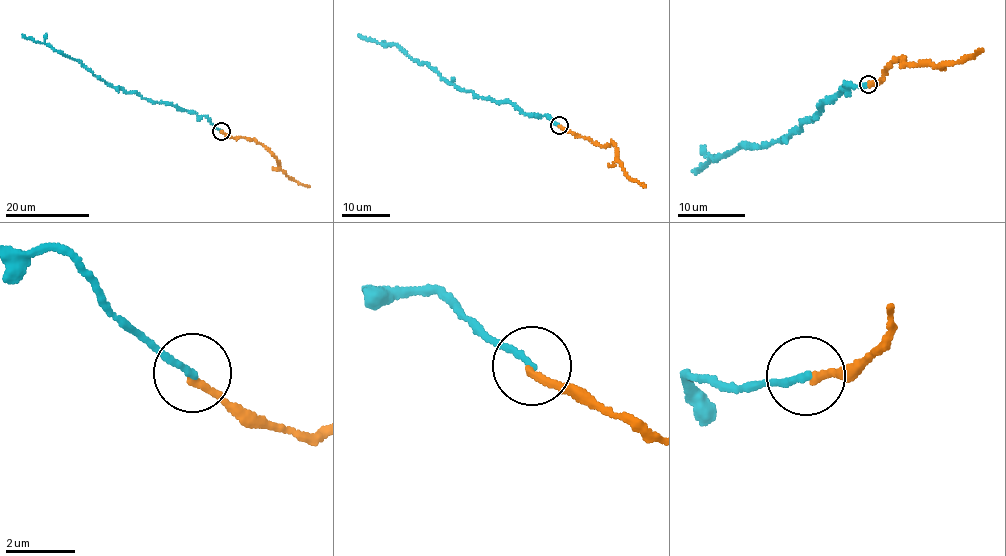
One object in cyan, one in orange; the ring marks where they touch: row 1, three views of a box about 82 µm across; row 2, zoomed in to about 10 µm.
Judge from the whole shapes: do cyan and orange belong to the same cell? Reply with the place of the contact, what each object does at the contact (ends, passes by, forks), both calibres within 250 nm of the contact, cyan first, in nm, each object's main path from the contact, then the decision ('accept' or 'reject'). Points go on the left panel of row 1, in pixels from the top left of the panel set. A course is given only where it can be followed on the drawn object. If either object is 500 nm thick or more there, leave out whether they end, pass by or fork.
at (221, 131); cyan ends there; orange ends there; 190 nm thick on the cyan side, 200 nm on the other; cyan runs (221, 130), (206, 116), (155, 103), (136, 92), (126, 93), (108, 85), (77, 61), (22, 35); orange runs (221, 130), (234, 138), (260, 143), (289, 177), (310, 187); accept

